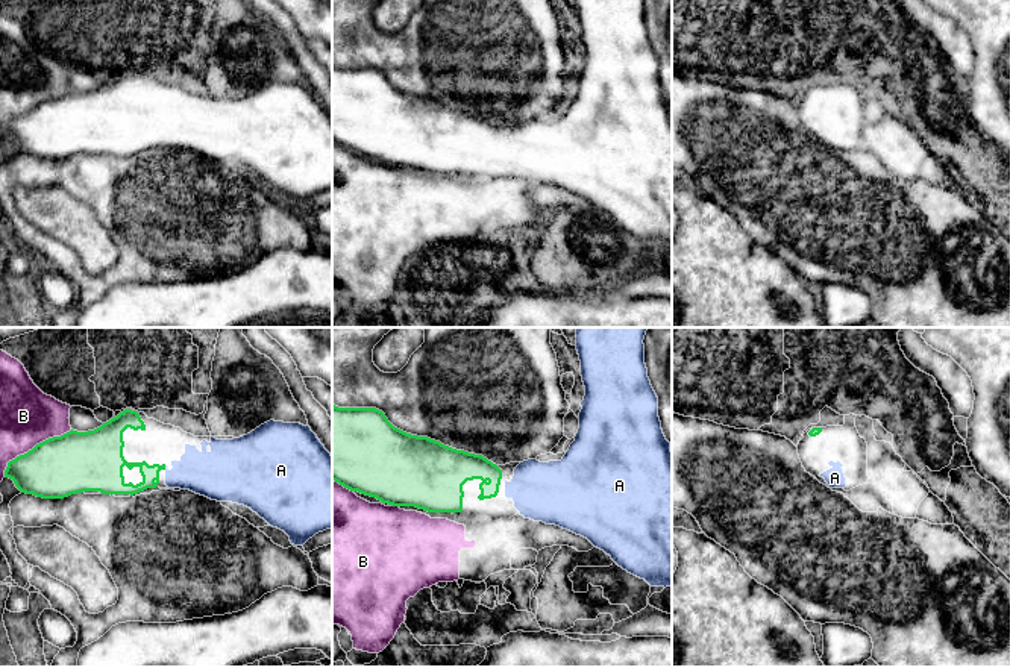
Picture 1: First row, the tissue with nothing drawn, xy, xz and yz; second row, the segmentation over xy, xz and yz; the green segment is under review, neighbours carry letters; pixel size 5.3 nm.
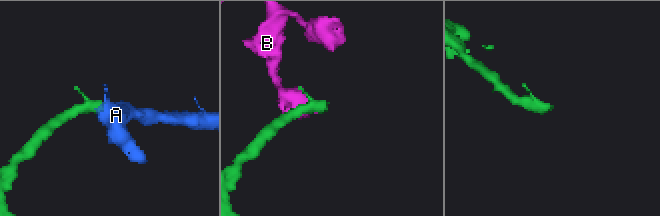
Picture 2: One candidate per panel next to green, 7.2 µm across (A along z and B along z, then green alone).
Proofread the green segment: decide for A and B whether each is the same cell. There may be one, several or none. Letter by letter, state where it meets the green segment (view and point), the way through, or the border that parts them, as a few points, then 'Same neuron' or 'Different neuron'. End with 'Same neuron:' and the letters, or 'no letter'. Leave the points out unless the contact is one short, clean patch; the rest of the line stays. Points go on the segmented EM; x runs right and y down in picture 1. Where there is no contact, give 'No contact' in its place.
A: Touches green at xy (164, 467). Path across: xy (150, 473), (156, 467), (164, 467), (170, 473), (208, 473). Same neuron
B: Touches green at xy (34, 447). Different neuron
Same neuron: A

